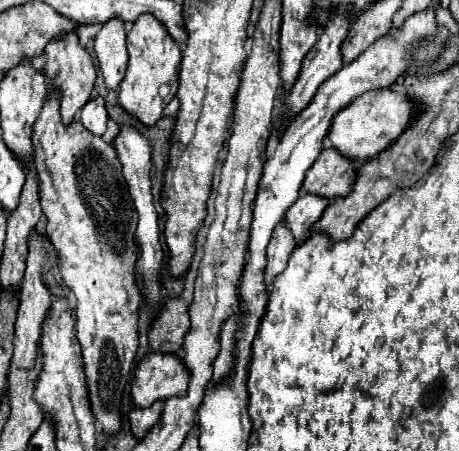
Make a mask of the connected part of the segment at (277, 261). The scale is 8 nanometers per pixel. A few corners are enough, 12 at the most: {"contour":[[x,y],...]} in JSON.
{"contour":[[280,222],[268,244],[264,284],[286,268],[296,248],[292,232]]}

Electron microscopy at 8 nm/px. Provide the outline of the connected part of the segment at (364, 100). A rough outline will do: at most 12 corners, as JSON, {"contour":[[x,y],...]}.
{"contour":[[370,90],[332,118],[328,140],[368,160],[412,122],[406,94]]}

